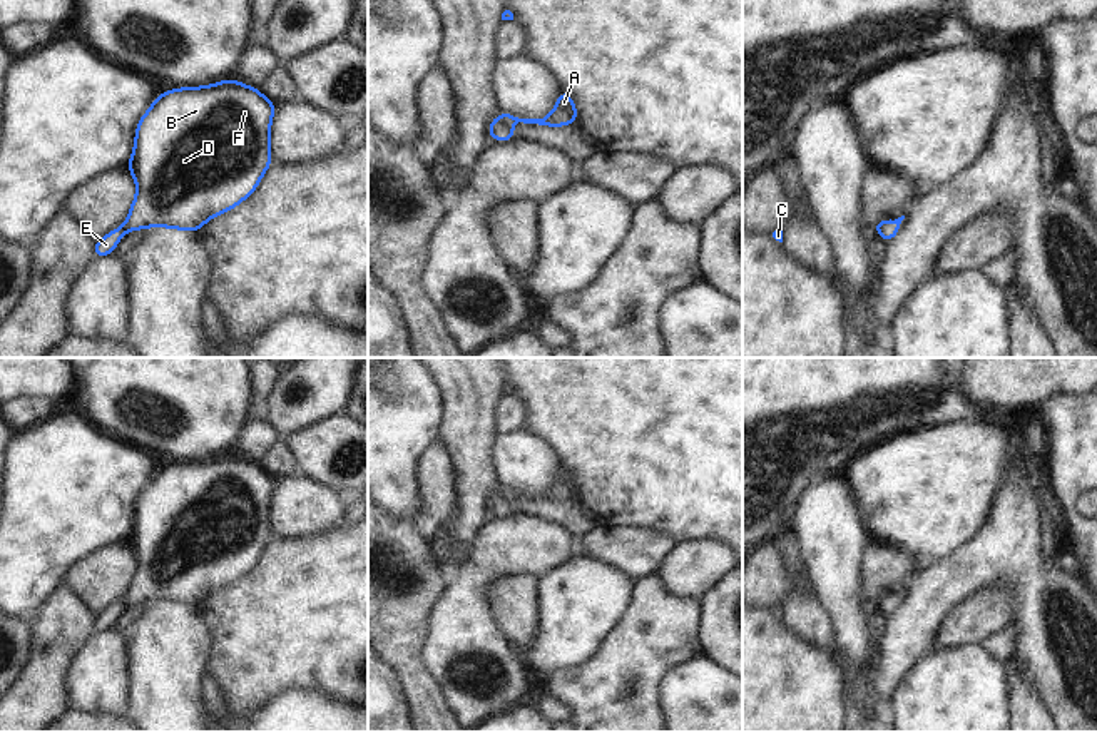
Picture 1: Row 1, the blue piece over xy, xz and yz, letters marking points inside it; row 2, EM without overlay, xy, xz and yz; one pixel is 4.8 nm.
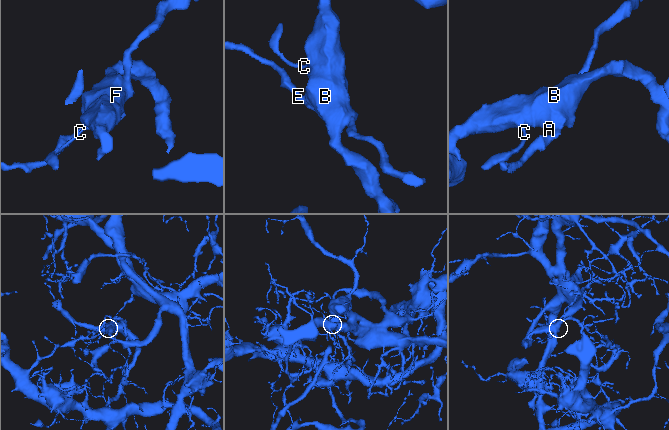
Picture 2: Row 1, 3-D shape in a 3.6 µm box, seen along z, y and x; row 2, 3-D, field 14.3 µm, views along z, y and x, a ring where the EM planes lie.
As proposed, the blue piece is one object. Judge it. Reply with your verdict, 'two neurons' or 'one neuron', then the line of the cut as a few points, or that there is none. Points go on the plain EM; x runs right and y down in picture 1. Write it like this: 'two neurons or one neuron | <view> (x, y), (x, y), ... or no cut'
two neurons | xz (497, 492), (509, 508)

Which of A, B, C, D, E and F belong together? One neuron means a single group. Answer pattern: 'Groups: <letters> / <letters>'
Groups: A B C D F / E

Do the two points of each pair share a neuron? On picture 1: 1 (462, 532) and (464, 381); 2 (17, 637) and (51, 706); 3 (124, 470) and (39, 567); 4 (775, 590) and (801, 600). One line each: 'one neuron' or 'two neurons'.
1: one neuron
2: two neurons
3: one neuron
4: two neurons

